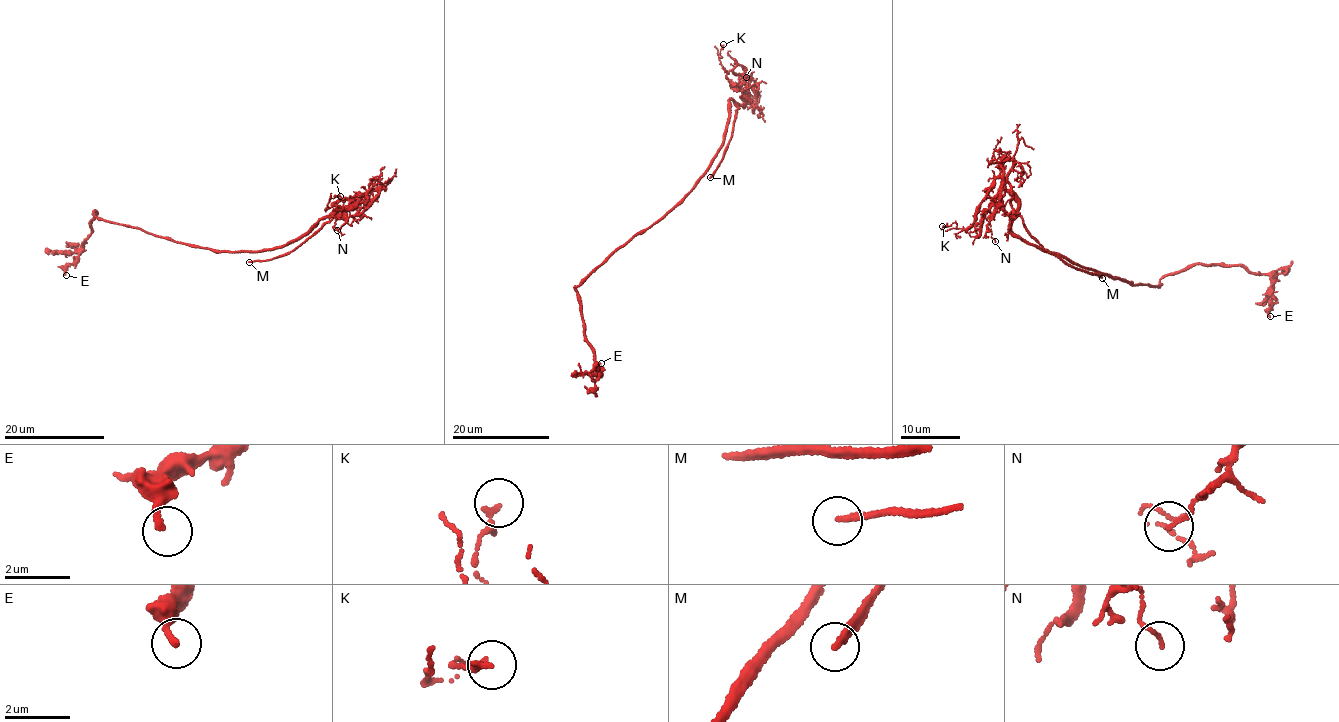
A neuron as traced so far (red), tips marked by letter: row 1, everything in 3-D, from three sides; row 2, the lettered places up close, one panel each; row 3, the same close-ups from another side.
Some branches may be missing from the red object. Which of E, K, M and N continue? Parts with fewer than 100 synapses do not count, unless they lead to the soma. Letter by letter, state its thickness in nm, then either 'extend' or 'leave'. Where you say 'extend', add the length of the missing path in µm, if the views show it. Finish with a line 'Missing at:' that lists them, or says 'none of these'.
E: 190 nm | leave
K: 190 nm | leave
M: 180 nm | extend | 80 µm
N: 120 nm | leave
Missing at: M

